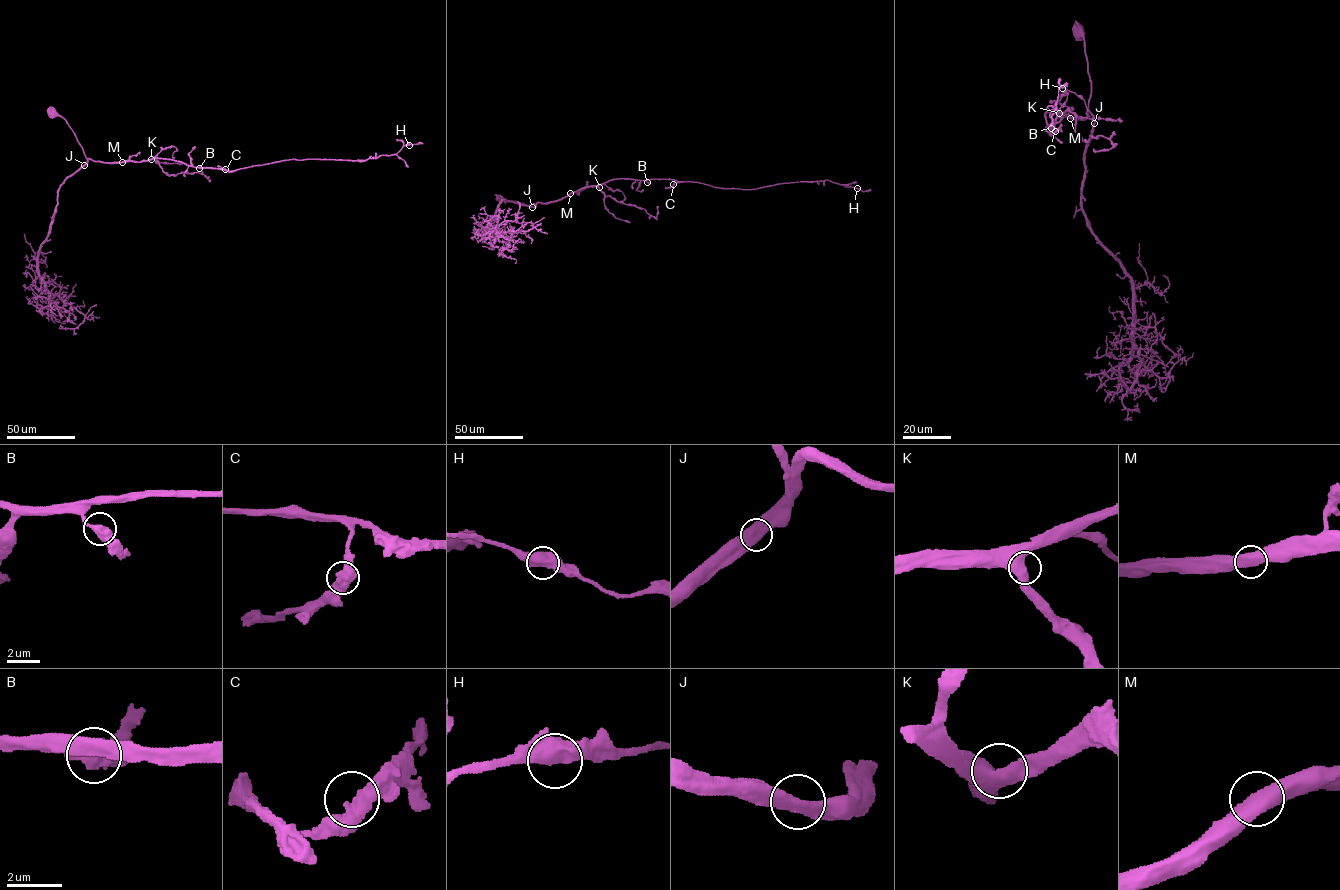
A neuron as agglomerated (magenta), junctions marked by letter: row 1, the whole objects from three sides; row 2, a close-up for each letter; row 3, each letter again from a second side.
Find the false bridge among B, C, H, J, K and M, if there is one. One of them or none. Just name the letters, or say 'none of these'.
none of these

